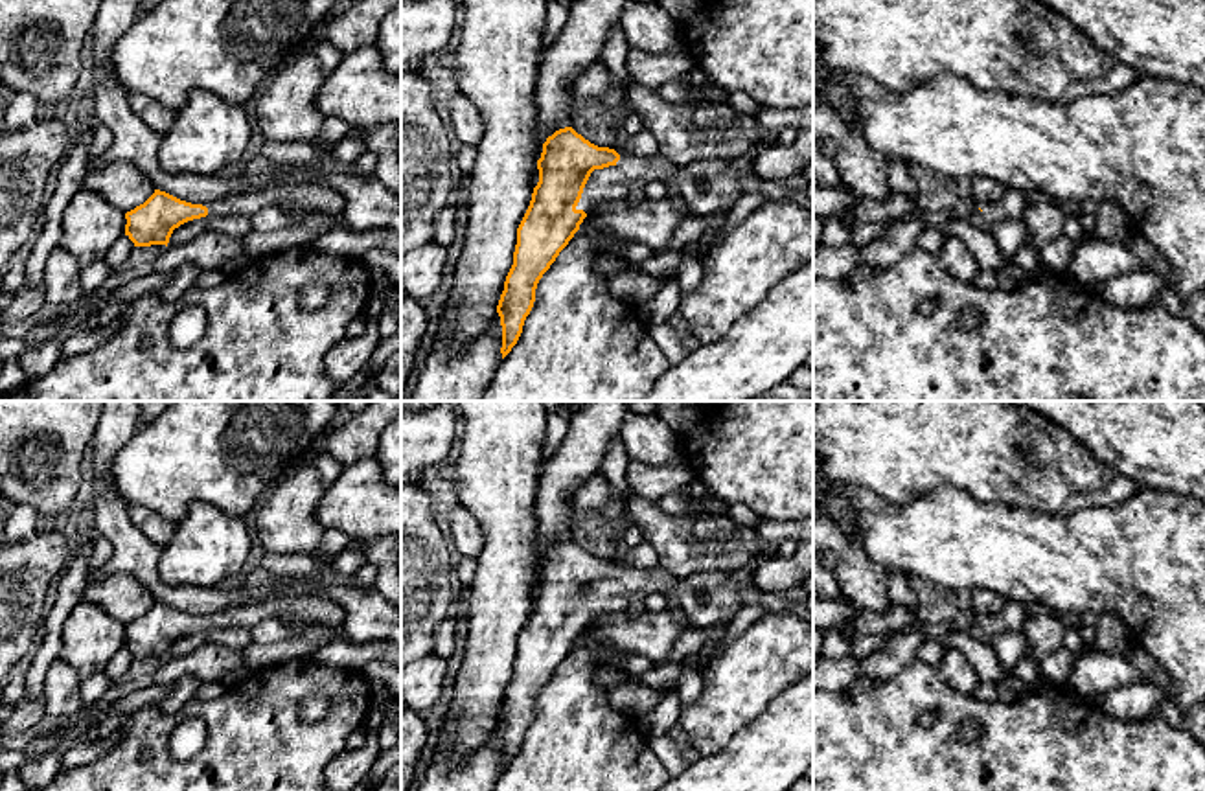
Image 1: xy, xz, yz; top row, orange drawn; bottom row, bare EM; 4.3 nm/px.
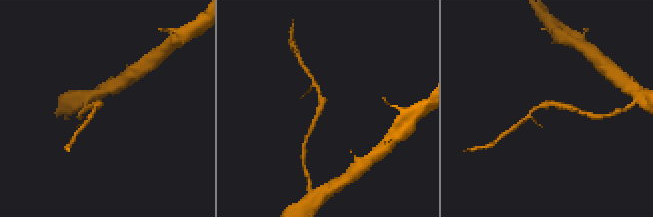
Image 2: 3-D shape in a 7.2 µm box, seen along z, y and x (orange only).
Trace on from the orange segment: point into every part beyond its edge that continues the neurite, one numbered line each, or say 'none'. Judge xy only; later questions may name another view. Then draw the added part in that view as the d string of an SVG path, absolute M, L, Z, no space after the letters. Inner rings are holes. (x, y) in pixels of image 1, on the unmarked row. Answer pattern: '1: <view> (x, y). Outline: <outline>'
1: xy (306, 609). Outline: M285 596L267 598L250 605L235 605L208 616L208 627L215 625L243 625L247 629L256 627L265 618L285 618L298 625L326 625L342 627L346 622L346 611L333 600L322 596Z

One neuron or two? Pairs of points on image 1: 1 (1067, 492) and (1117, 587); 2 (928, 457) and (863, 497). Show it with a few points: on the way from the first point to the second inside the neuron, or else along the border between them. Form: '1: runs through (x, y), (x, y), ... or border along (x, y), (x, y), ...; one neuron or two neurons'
1: border along (1119, 503), (1066, 515), (1032, 510); two neurons
2: border along (832, 481), (863, 486), (891, 503); two neurons

